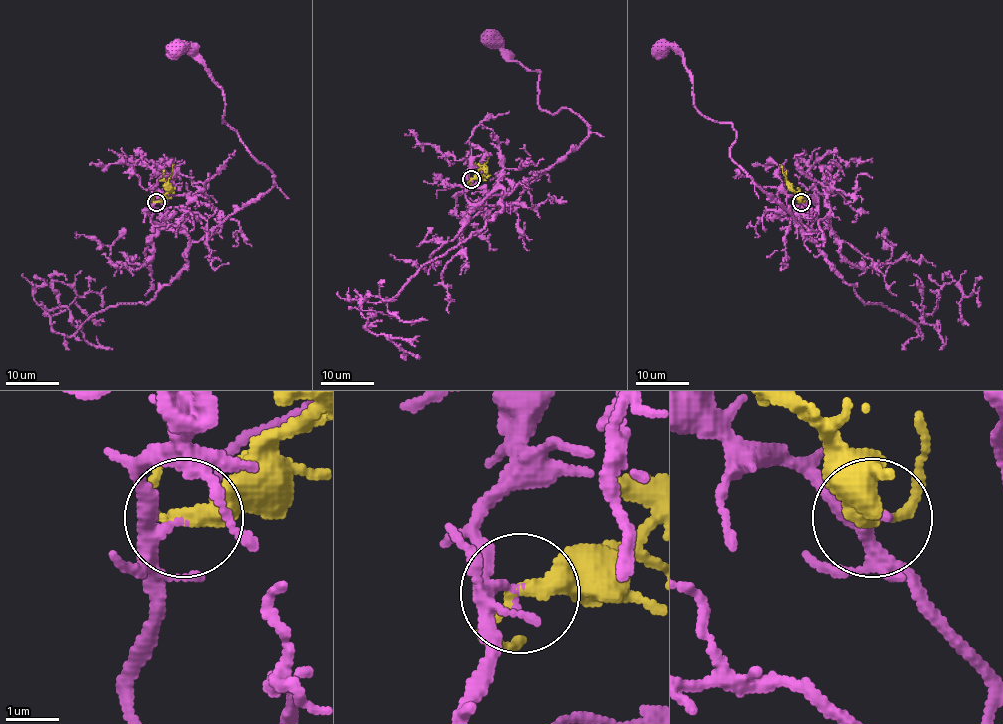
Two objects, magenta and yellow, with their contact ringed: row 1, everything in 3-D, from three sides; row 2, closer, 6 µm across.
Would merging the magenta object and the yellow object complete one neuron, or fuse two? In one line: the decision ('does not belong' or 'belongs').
belongs

